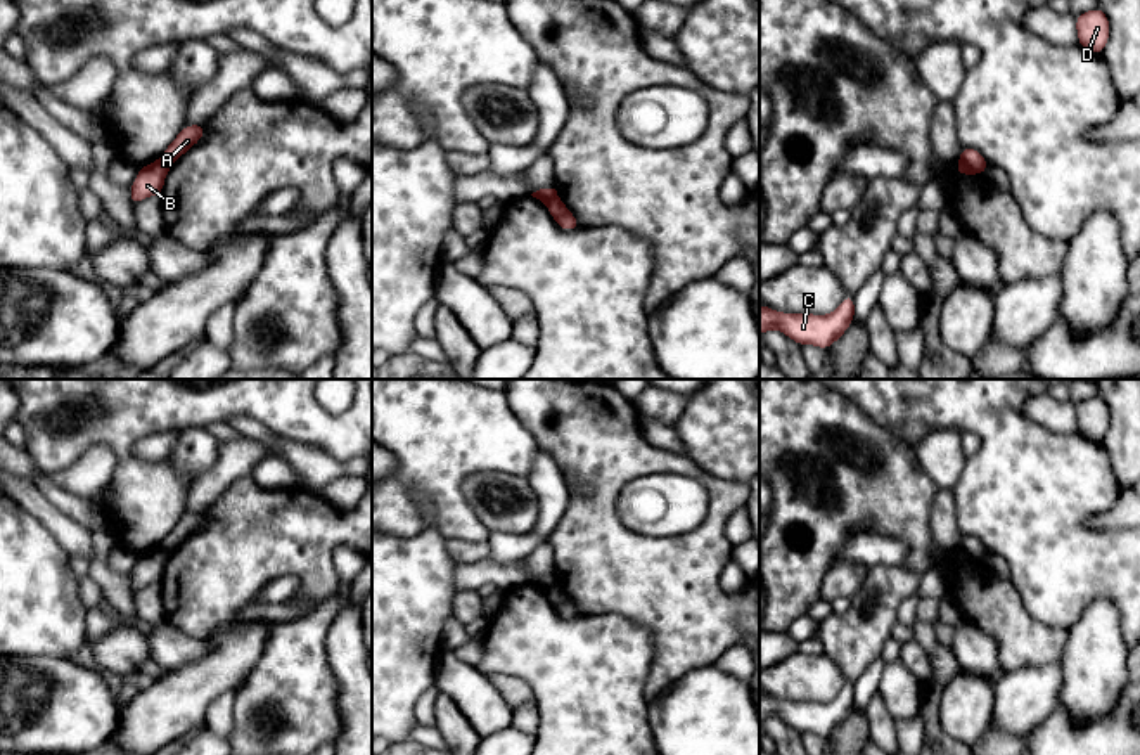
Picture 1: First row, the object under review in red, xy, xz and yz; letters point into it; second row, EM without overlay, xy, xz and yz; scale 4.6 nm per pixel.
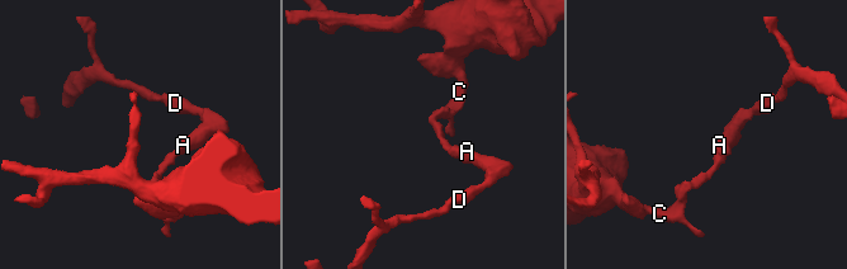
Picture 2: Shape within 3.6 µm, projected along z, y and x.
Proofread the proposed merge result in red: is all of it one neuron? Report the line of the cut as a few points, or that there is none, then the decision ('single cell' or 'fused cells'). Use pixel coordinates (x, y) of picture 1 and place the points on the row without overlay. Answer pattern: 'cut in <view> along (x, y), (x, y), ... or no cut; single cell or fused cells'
cut in yz along (960, 546), (976, 561); fused cells

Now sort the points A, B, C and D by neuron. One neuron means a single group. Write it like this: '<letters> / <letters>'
A D / B C

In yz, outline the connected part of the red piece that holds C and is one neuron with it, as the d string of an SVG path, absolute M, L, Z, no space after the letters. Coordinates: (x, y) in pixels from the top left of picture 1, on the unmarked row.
M846 682L841 693L827 703L784 701L759 693L759 724L768 717L778 717L799 734L815 732L823 739L848 719L853 708L853 682Z

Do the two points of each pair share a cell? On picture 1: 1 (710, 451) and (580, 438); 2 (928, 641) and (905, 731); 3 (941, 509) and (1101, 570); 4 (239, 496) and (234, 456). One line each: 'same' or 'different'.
1: different
2: different
3: different
4: different

